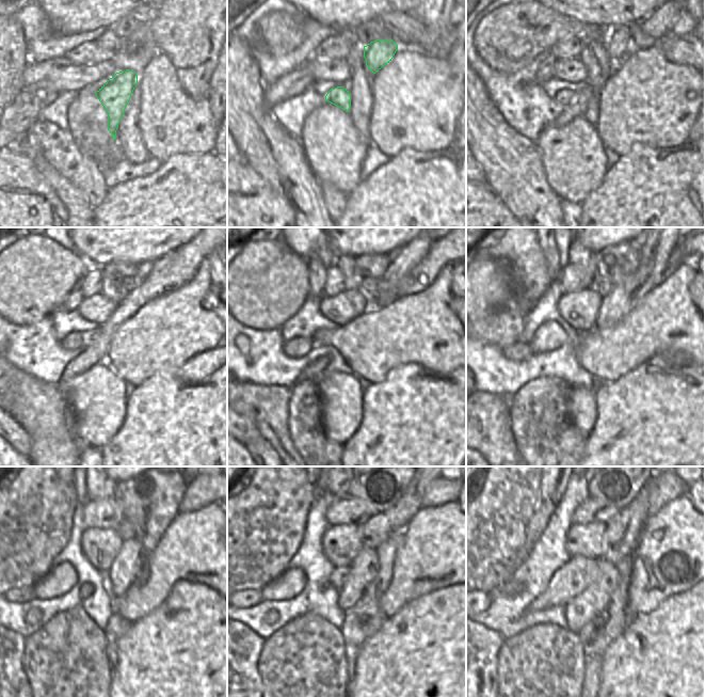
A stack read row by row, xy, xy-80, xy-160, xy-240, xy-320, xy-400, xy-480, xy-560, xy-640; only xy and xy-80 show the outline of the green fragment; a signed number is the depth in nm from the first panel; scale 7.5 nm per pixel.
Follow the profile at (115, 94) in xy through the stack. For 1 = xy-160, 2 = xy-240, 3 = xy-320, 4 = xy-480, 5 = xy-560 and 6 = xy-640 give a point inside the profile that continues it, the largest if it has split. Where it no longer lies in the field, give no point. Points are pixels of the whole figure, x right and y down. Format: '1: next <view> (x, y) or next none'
1: next xy-160 (619, 43)
2: next xy-240 (75, 339)
3: next xy-320 (299, 347)
4: next xy-480 (26, 593)
5: next xy-560 (249, 598)
6: next xy-640 (487, 599)

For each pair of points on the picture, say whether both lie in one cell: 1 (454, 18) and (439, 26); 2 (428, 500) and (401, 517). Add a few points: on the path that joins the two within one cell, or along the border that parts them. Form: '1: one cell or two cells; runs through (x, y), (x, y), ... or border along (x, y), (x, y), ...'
1: two cells; border along (451, 11), (449, 22), (454, 27)
2: two cells; border along (431, 480), (423, 493), (420, 506)

